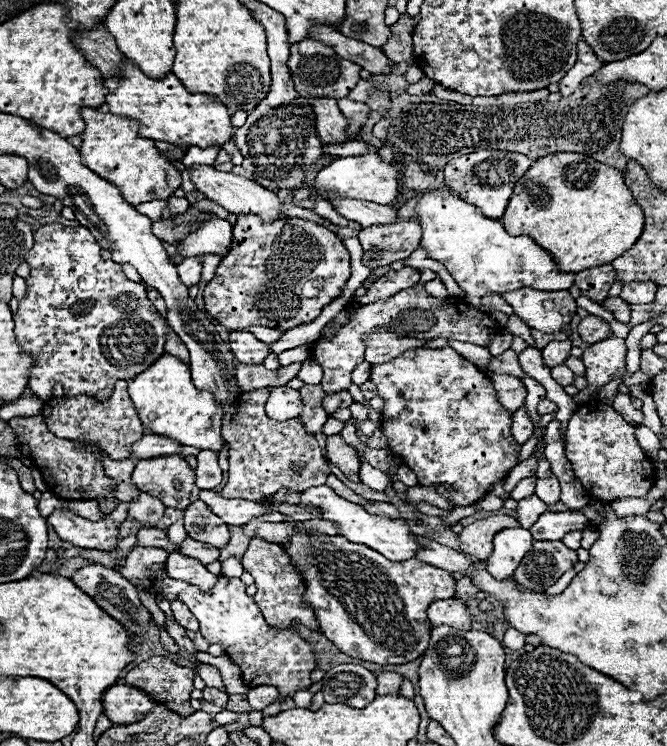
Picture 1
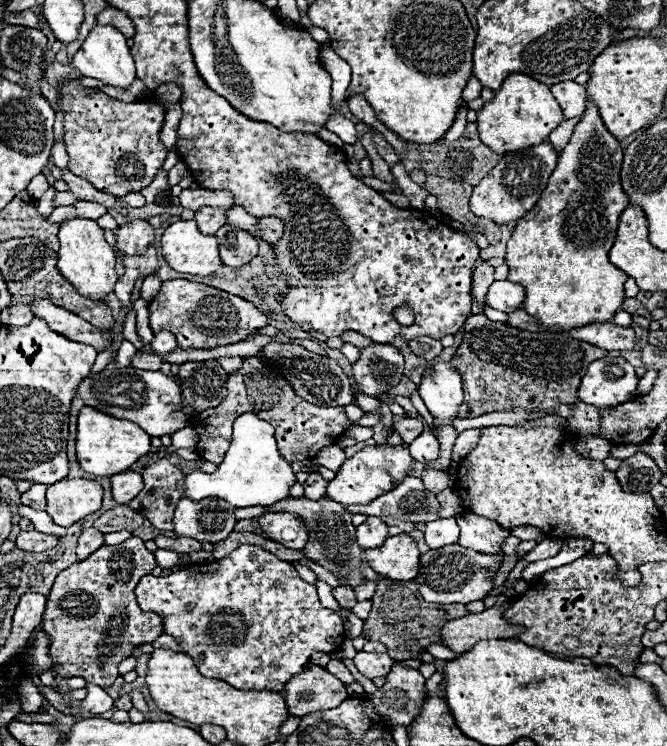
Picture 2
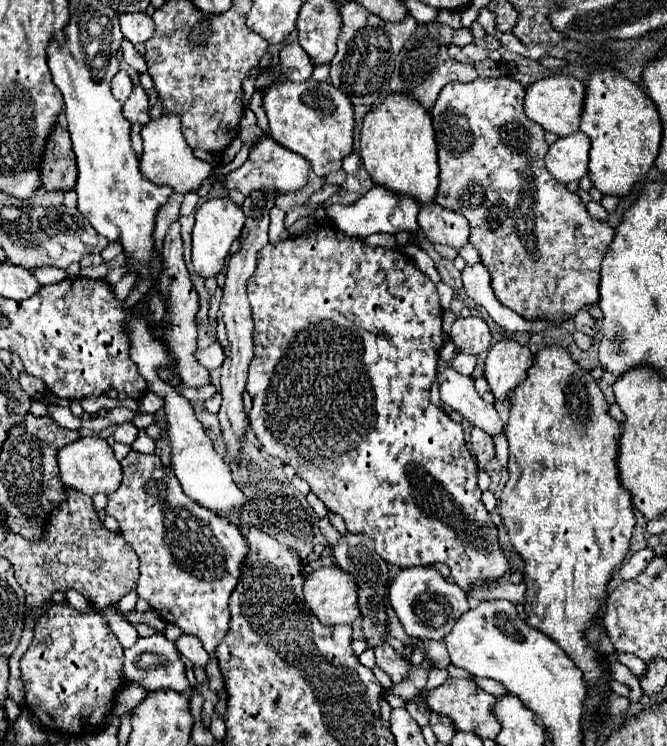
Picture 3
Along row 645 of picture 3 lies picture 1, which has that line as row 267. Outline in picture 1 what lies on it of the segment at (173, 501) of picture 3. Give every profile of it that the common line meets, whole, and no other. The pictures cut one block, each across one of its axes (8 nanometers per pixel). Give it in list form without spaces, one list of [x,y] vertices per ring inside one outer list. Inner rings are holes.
[[[204,254],[202,256],[202,280],[210,282],[216,274],[216,268],[220,266],[224,254]]]

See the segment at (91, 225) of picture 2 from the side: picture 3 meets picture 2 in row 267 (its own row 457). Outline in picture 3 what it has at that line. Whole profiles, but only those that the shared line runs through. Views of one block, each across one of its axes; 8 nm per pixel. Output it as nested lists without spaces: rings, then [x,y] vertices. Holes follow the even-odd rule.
[[[82,436],[76,442],[70,442],[58,452],[58,464],[60,464],[60,478],[66,486],[84,492],[88,496],[94,496],[98,492],[110,494],[120,486],[120,462],[114,458],[114,452],[110,444],[98,436]]]

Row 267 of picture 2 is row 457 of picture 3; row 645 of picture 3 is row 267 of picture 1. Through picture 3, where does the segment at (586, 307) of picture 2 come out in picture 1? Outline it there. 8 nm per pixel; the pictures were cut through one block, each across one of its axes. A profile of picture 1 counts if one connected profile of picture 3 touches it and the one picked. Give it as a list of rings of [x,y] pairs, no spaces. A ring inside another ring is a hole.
[[[556,152],[538,158],[532,168],[516,182],[514,194],[502,216],[504,228],[514,236],[530,236],[558,264],[560,272],[582,272],[594,266],[604,266],[622,256],[640,238],[644,230],[642,208],[634,202],[630,188],[624,184],[622,172],[600,164],[584,154]]]

